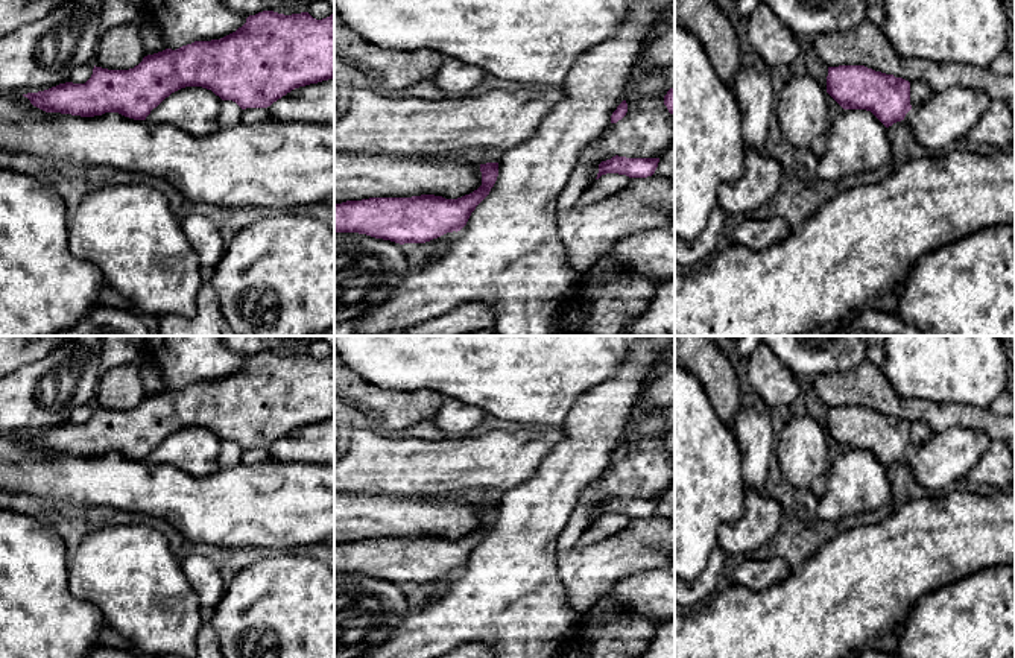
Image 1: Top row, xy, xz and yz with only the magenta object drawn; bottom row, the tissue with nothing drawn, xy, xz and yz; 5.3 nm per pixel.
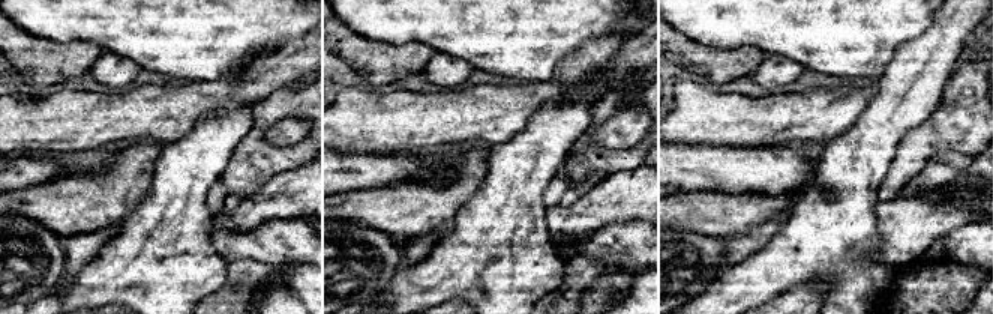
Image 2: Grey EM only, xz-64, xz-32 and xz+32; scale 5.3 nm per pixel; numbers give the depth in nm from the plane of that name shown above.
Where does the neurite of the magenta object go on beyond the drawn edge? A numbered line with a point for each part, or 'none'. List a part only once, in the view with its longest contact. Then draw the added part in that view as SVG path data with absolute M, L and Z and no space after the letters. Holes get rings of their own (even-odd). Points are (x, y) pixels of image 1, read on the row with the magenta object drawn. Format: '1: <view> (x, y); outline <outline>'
none

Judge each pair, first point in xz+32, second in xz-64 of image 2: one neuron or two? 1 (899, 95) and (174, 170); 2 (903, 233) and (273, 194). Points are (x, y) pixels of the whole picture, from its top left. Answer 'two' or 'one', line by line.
1: one
2: one

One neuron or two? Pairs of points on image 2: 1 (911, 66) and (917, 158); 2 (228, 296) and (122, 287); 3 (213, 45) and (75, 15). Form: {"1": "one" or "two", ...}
{"1": "two", "2": "two", "3": "one"}

